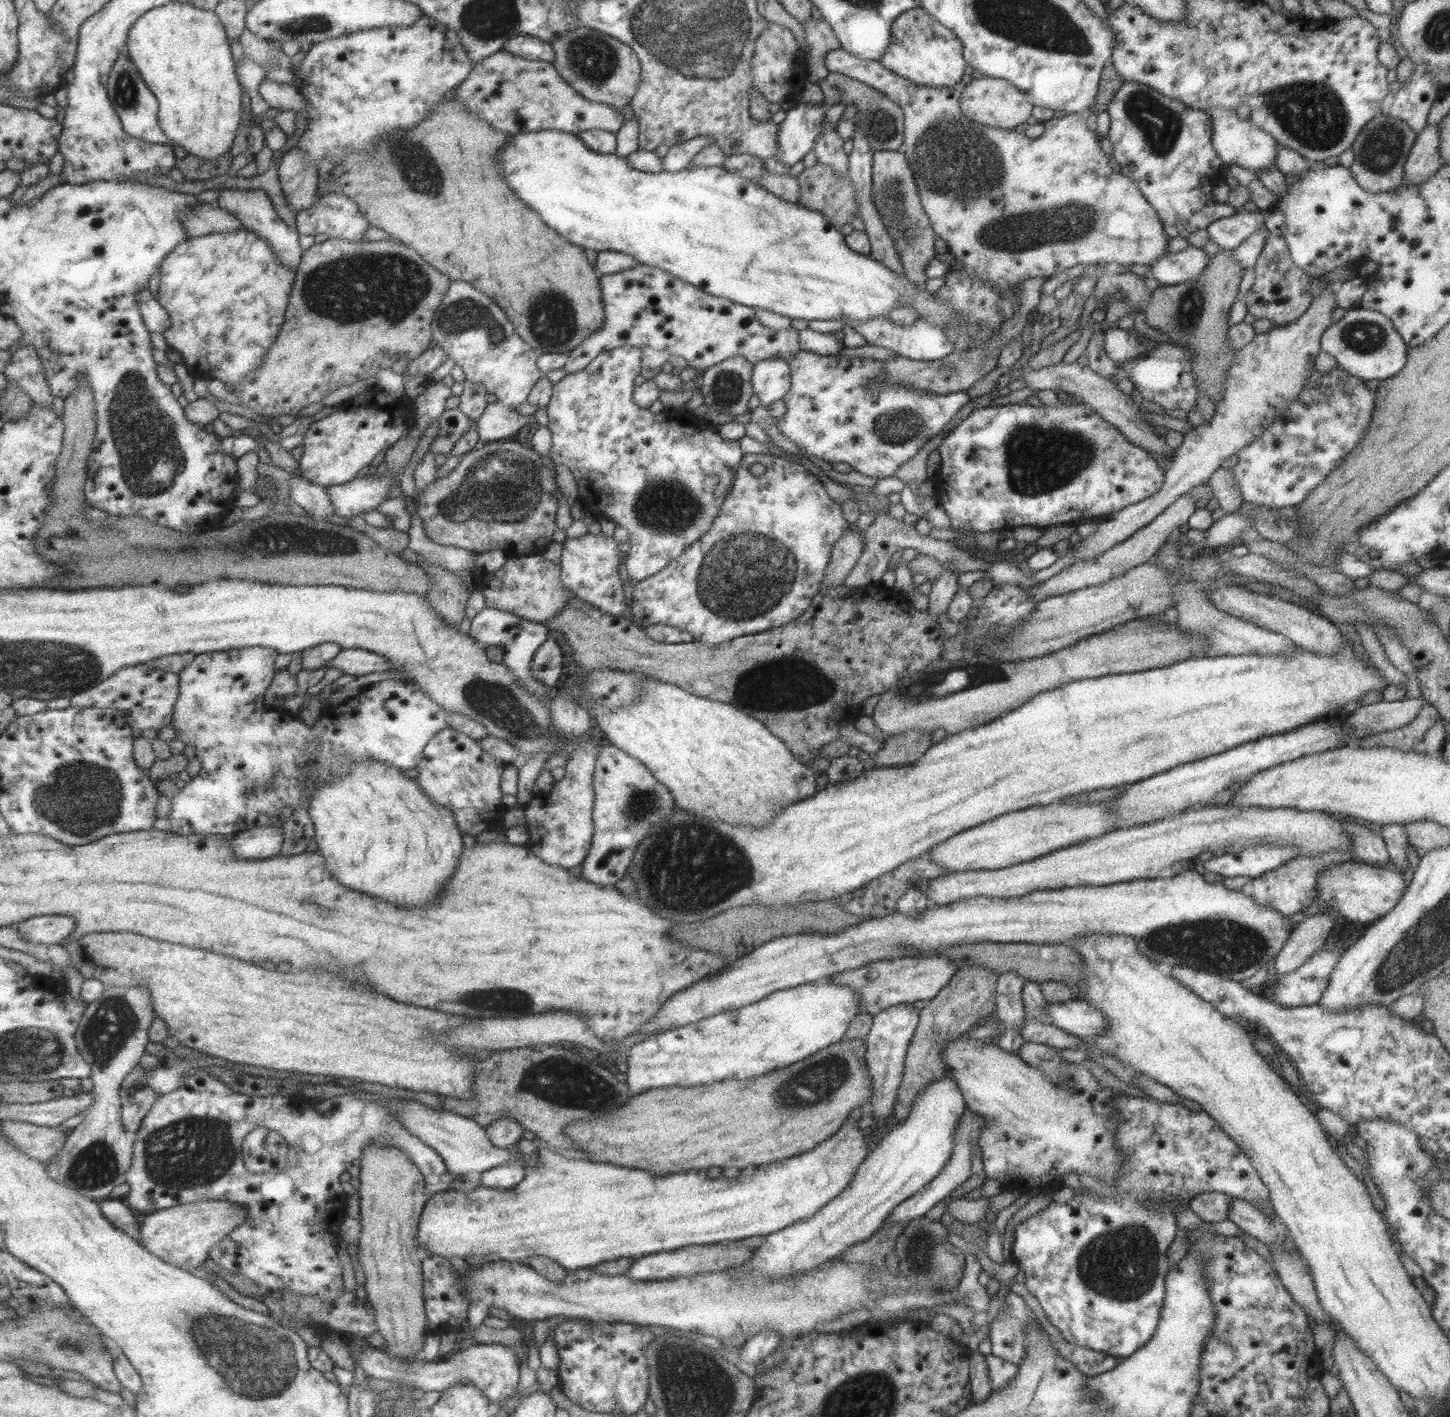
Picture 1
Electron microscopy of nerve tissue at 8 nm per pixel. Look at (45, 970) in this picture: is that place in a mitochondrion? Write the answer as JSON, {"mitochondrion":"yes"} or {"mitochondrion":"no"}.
{"mitochondrion":"no"}

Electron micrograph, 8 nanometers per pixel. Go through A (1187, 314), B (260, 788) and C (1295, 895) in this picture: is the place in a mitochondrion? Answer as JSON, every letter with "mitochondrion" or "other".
{"A":"mitochondrion","B":"mitochondrion","C":"other"}

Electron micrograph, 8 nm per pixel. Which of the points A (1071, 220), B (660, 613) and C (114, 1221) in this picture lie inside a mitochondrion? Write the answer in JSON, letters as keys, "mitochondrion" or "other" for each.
{"A":"mitochondrion","B":"other","C":"other"}

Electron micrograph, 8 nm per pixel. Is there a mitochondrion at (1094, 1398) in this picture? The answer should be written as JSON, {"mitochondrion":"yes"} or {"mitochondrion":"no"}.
{"mitochondrion":"no"}

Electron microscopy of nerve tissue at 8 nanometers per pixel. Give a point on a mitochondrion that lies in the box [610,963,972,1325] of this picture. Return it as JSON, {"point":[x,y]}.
{"point":[810,1087]}

